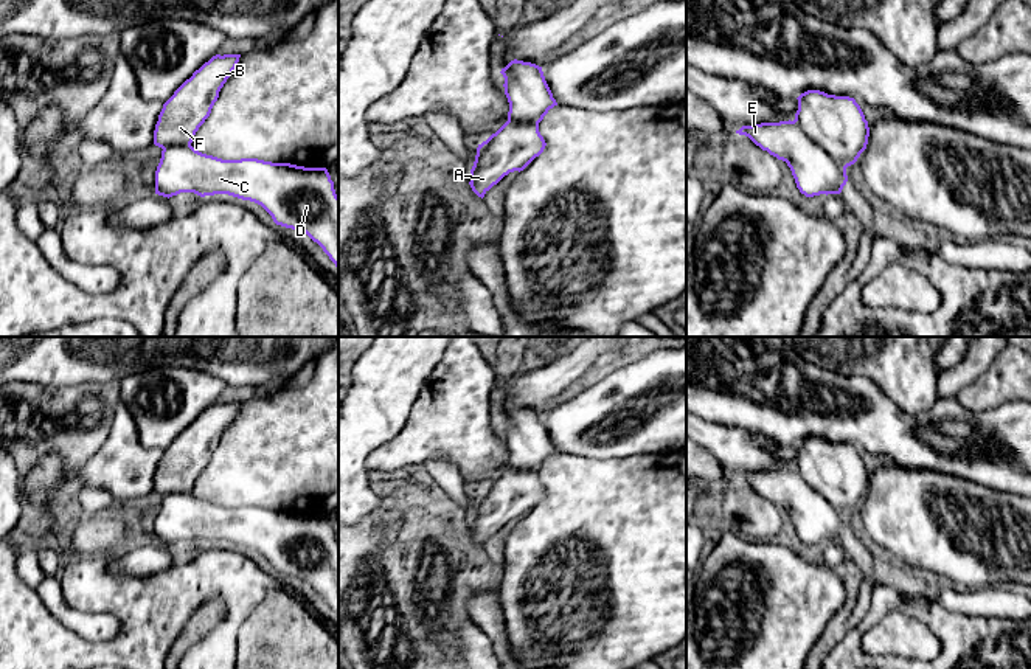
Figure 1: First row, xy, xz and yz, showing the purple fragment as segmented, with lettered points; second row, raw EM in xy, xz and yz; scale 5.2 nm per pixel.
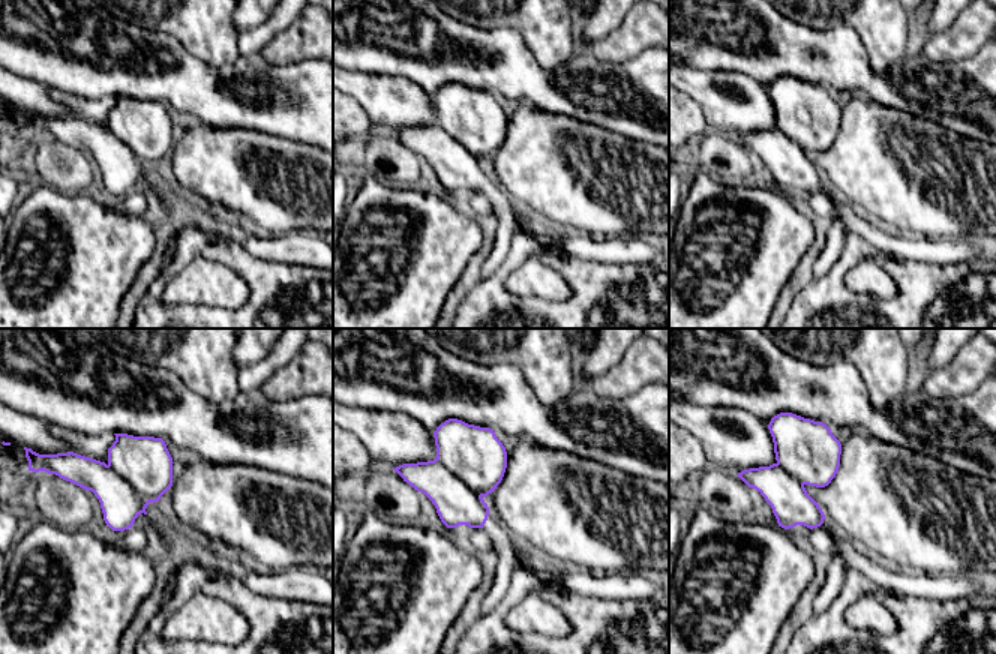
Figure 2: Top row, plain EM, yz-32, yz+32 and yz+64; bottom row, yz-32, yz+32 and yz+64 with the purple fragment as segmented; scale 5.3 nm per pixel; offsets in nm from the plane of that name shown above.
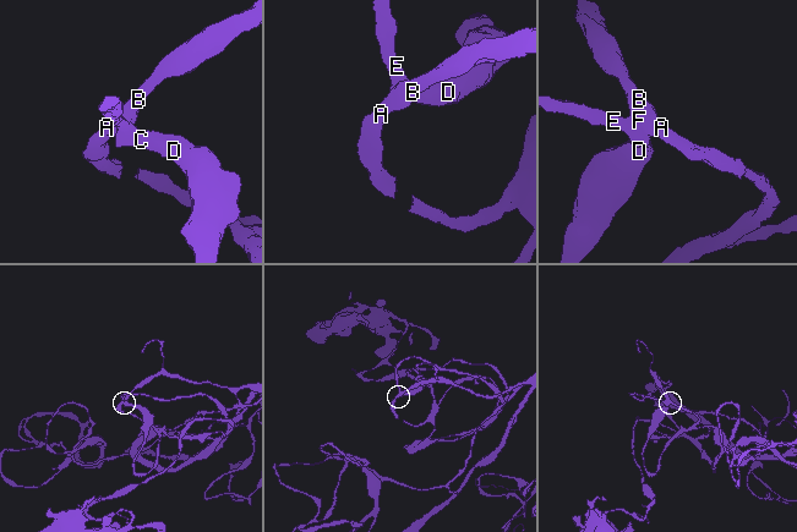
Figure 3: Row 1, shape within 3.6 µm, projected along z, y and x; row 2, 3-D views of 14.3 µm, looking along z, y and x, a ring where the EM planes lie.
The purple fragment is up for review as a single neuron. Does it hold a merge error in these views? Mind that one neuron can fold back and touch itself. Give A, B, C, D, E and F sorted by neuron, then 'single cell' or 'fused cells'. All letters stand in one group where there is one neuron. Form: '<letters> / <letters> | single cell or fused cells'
A B C D E F | single cell

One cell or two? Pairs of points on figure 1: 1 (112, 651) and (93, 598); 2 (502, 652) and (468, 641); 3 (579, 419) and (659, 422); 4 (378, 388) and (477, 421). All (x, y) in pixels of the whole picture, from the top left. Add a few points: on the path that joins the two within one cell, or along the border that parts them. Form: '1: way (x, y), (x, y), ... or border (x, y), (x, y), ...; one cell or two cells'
1: way (128, 635), (128, 620), (109, 601); one cell
2: border (472, 621), (489, 638), (491, 648), (496, 652); two cells
3: way (581, 441), (600, 449), (618, 446), (634, 438); one cell
4: border (432, 368), (404, 427), (398, 433); two cells

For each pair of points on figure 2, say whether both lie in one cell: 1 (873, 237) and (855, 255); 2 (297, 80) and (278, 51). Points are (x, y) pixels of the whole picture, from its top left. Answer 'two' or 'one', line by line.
1: two
2: two

